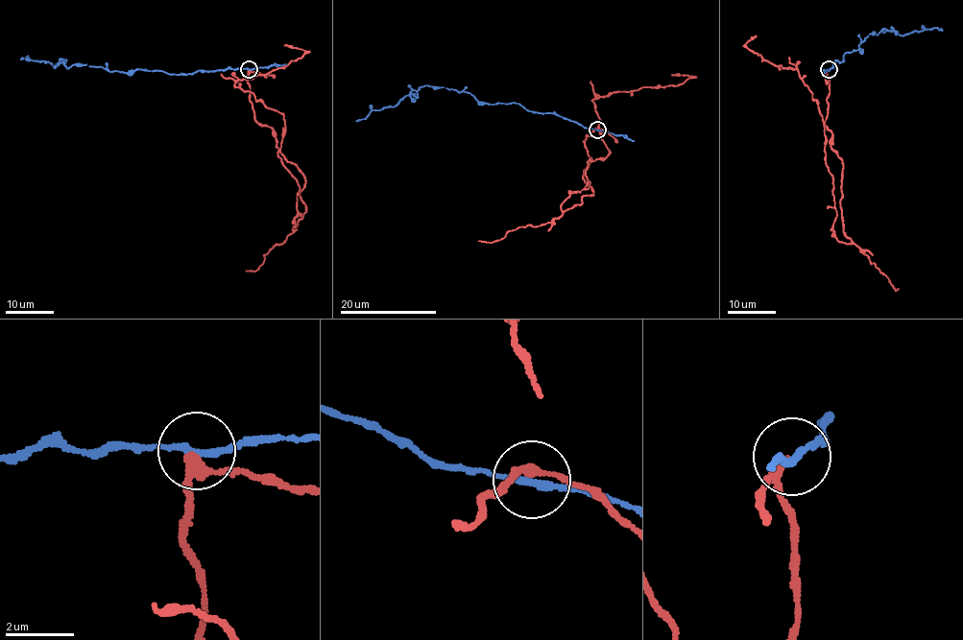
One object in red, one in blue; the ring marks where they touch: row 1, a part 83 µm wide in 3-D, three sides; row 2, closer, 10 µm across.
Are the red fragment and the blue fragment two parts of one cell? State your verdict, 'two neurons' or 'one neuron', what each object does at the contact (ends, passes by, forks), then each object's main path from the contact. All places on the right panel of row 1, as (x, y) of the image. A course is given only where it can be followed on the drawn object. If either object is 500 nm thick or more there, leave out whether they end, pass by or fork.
two neurons | red passes by | blue passes by | red via (828, 69), (825, 120), (843, 167), (848, 244), (833, 234), (815, 100), (795, 69), (746, 45), (756, 35) | blue via (829, 69), (875, 32), (942, 30)

